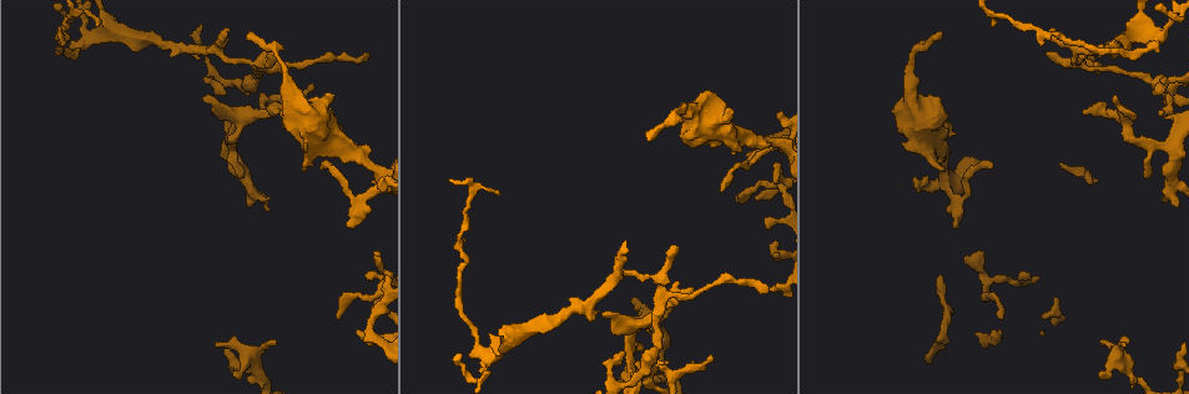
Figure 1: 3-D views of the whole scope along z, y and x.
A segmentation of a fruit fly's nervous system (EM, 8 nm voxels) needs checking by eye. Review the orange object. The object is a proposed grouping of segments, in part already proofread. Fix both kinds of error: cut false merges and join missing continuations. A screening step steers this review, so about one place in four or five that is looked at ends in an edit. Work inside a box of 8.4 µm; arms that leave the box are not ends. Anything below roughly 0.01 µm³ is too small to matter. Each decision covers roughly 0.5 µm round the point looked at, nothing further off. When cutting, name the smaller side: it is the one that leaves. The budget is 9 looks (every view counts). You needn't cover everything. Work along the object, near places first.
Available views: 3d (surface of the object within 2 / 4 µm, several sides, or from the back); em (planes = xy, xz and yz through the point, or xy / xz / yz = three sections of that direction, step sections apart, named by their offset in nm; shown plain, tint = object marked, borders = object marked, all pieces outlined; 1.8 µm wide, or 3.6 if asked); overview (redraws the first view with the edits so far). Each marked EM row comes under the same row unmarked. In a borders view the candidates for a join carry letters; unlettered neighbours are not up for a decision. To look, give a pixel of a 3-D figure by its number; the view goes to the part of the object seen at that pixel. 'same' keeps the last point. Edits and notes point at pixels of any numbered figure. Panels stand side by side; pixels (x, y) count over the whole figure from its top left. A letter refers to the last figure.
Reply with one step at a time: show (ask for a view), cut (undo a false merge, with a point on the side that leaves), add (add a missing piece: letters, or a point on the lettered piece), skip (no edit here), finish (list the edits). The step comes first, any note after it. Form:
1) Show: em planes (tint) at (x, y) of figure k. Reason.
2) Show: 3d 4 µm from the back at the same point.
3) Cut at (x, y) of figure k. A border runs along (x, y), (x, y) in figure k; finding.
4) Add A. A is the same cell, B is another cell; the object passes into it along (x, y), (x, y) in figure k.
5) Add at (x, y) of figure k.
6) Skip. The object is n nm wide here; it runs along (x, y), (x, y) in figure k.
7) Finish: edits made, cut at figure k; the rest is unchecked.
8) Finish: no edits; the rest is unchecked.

Show: em yz step 16 (tint) at (1124, 342) of figure 1.

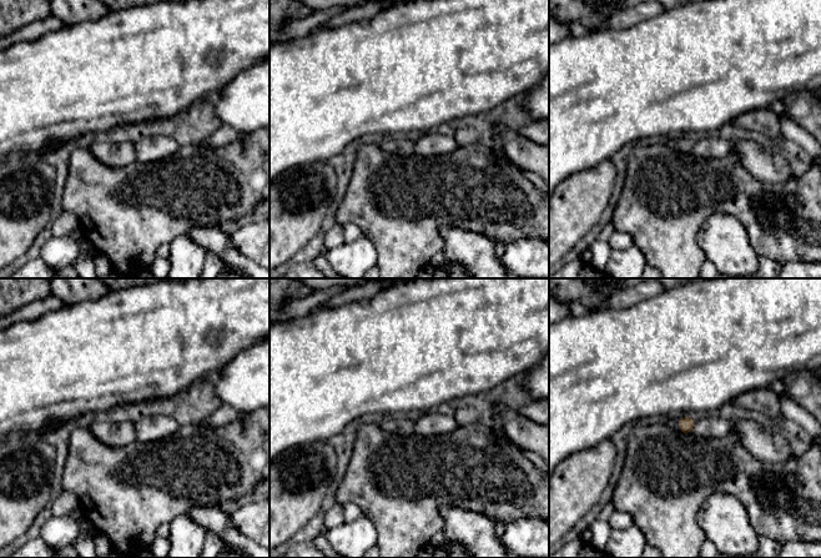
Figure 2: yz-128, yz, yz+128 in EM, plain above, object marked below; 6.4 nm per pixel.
Show: em planes (borders) at the same point.

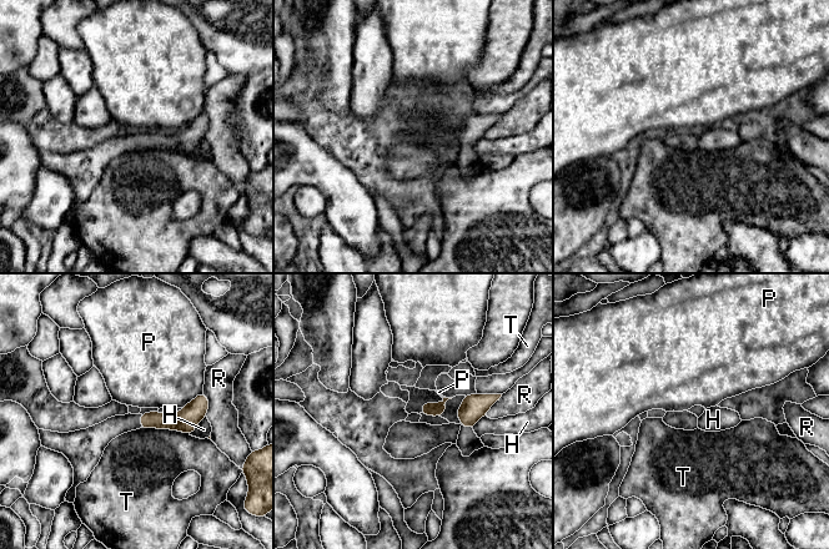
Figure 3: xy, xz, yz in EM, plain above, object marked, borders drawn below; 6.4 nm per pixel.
Skip. The object is 90 nm wide here; H, P, R and T are other cells; it runs along (205, 402), (185, 421), (142, 418) in figure 3; none of them fits.

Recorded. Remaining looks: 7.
Show: em planes (tint) at (993, 24) of figure 1. Tapers out.

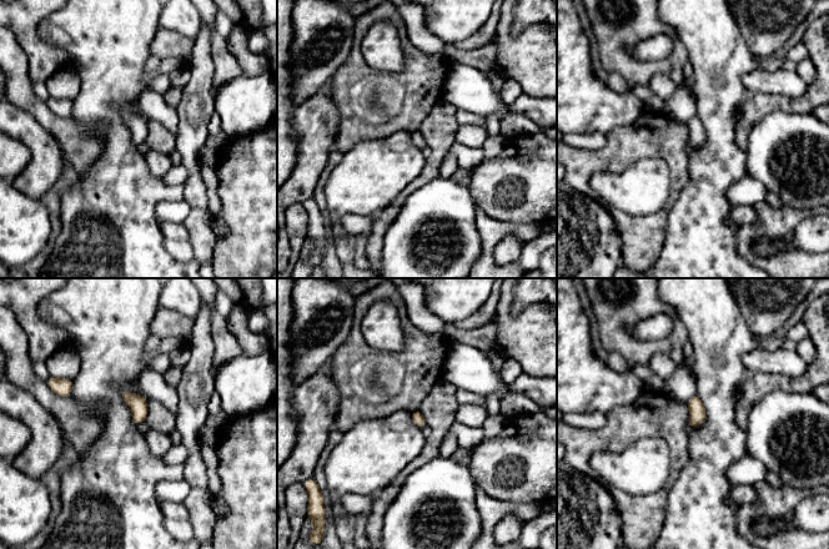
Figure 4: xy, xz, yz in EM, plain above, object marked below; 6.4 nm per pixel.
Show: em planes (borders) at the same point. What lies round it.

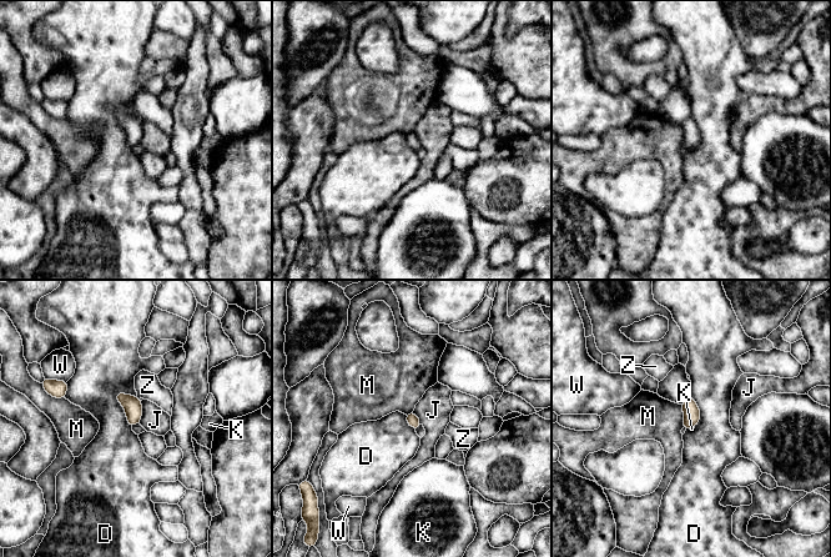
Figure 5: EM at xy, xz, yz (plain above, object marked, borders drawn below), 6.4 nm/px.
Skip. D, J, K, M, W and Z are other cells; a border runs along (139, 422), (132, 427) in figure 5; none of them fits.

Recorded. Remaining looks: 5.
Show: 3d 4 µm at (301, 109) of figure 1. Thick turns thin.

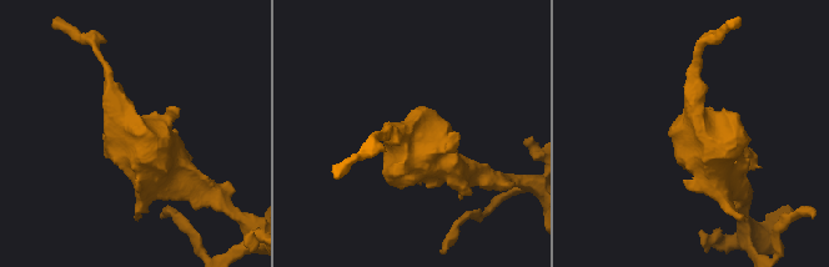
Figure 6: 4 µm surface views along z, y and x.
Show: em 3.6 µm yz step 16 (tint) at (711, 131) of figure 6.

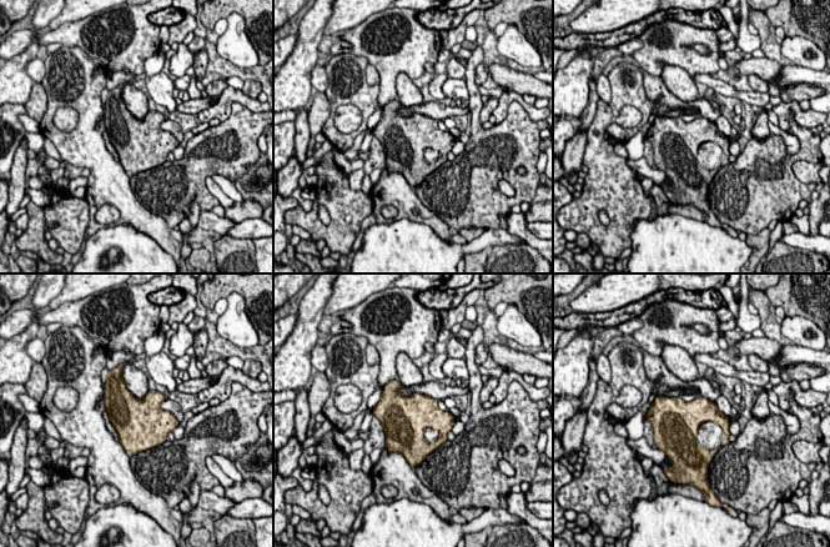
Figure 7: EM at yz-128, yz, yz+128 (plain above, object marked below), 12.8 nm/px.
Show: em 3.6 µm xz step 4 (borders) at the same point.

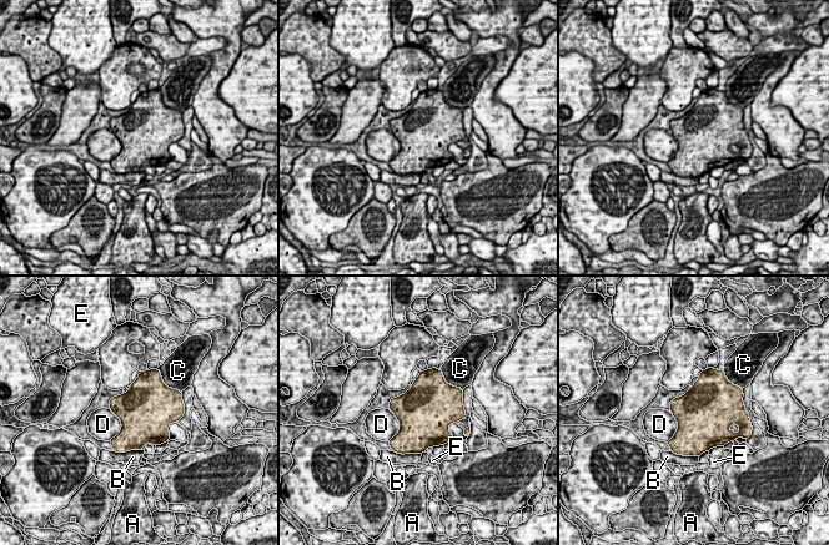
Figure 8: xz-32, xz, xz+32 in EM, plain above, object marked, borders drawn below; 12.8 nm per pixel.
Skip. A, B, C, D and E are other cells; one neuron here.

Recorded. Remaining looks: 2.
Show: em xz step 4 (tint) at (667, 362) of figure 1. Free end.

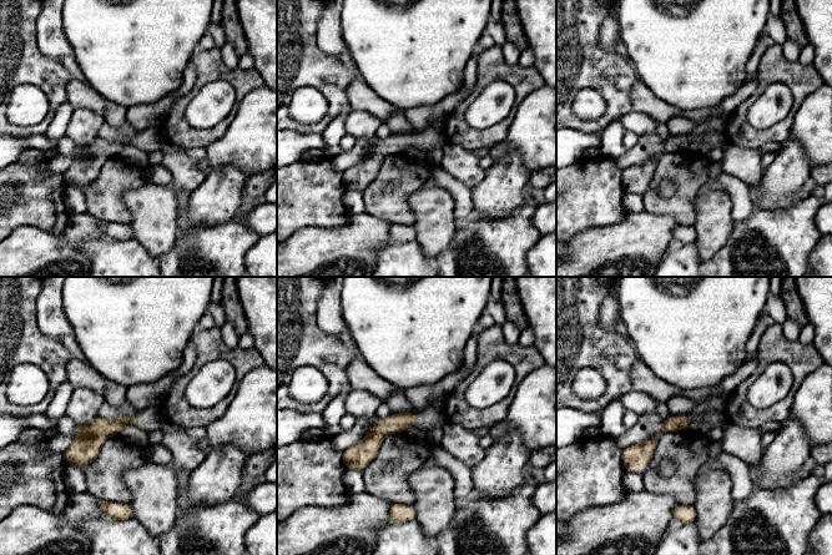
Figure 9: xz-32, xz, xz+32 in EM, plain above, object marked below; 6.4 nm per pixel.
Show: em xz step 4 (borders) at the same point. What lies round it.

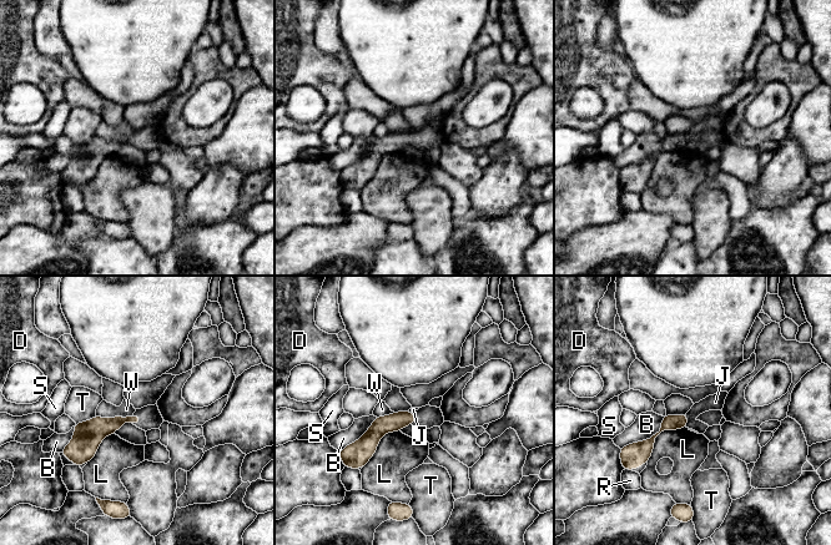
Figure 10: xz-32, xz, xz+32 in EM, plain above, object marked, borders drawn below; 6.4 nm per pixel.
Skip. B, D, J, L, R, S, T and W are other cells; a border runs along (686, 413), (688, 422), (685, 427) in figure 10; none of them fits.

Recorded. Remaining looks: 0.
Finish: no edits; the rest is unchecked.

